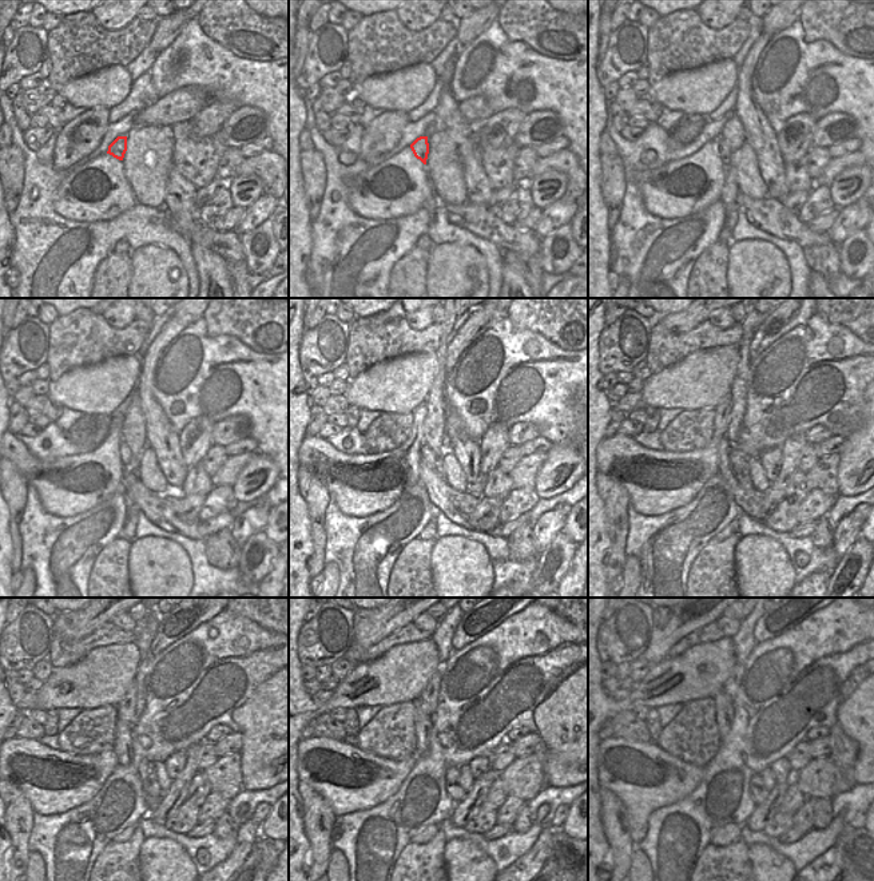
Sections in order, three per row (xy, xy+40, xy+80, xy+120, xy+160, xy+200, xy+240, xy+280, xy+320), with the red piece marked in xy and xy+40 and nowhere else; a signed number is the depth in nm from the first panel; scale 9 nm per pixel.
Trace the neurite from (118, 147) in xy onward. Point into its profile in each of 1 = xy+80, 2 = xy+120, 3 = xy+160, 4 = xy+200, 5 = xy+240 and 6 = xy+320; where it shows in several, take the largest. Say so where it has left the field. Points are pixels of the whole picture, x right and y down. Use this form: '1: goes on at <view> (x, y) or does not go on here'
1: goes on at xy+80 (722, 147)
2: goes on at xy+120 (127, 459)
3: goes on at xy+160 (426, 453)
4: goes on at xy+200 (739, 464)
5: goes on at xy+240 (151, 786)
6: goes on at xy+320 (758, 792)

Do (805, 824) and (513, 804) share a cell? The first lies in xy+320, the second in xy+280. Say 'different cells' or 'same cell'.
same cell

